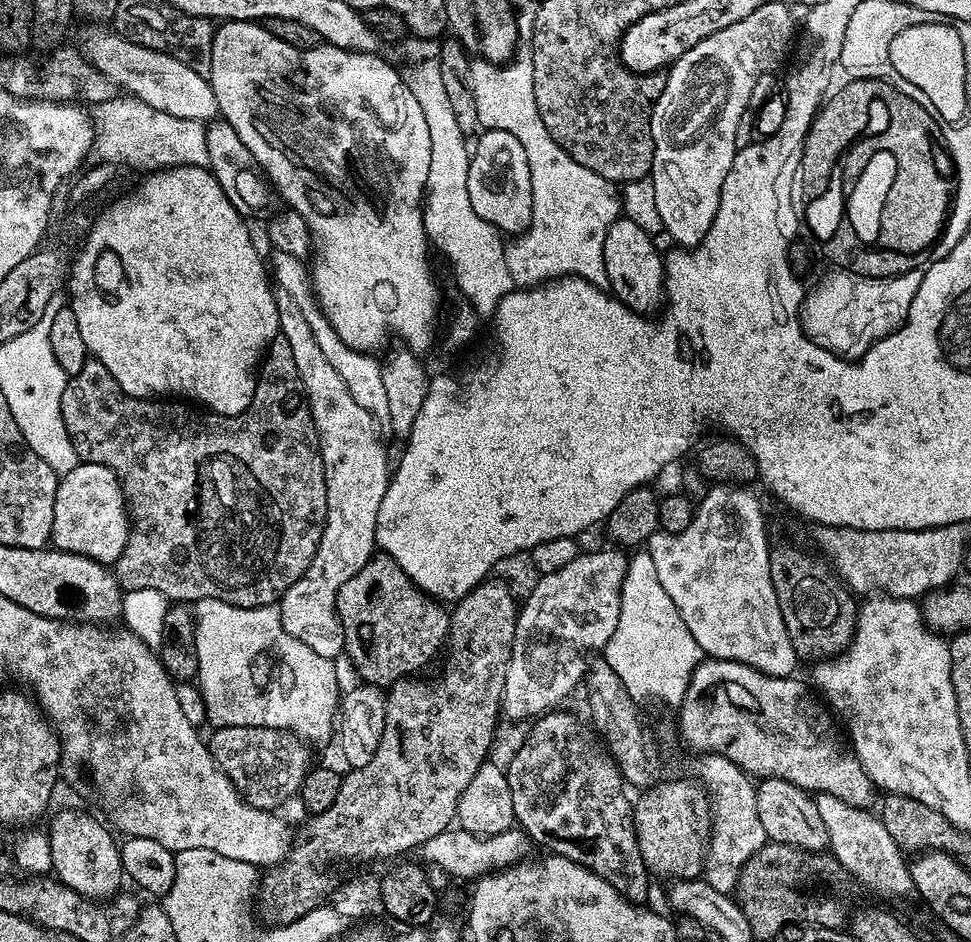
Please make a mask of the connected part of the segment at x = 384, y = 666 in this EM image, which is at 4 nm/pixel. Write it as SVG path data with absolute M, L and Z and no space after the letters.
M373 554L366 566L362 566L362 570L358 570L358 574L354 574L354 578L350 578L342 590L338 590L336 613L344 628L344 652L352 659L357 674L361 676L360 680L383 690L397 680L419 673L416 671L426 667L436 655L439 657L448 643L449 609L433 597L425 596L420 587L404 573L402 566L398 566L394 558L383 554Z

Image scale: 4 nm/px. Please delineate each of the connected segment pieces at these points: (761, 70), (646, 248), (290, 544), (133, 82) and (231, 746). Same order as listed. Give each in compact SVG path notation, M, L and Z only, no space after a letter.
M776 2L758 6L758 10L742 18L742 22L734 22L734 26L710 34L710 38L698 42L698 46L683 52L667 69L664 89L652 108L650 130L654 154L650 179L654 182L654 202L658 206L658 215L662 217L662 229L676 243L673 245L681 249L691 250L697 244L703 244L714 222L714 214L718 214L722 182L726 182L726 174L730 174L737 153L734 136L738 122L748 108L754 82L762 74L775 73L792 44L793 9L789 8Z
M621 215L606 230L606 246L604 247L604 265L608 275L607 287L611 295L624 303L625 308L630 308L634 312L641 314L652 314L656 307L659 309L664 296L664 256L656 249L653 233L642 230L642 226L637 226L635 222L630 222L630 218Z
M278 334L268 345L268 351L262 360L262 375L256 382L254 398L248 409L237 416L218 416L214 412L201 410L172 398L131 396L121 390L114 374L110 374L110 370L106 370L100 360L89 358L85 360L82 370L78 370L78 374L68 377L66 390L62 390L62 422L70 434L77 457L89 464L106 466L120 480L120 489L124 492L130 513L130 527L126 546L115 562L114 575L124 592L149 588L158 590L172 602L195 602L202 598L214 598L232 604L235 608L261 608L279 602L284 597L284 592L290 590L290 586L294 586L294 582L298 582L302 574L306 574L310 562L314 562L318 542L322 542L322 530L328 509L326 474L320 453L320 436L316 433L314 418L310 414L298 366L294 366L294 353L284 336Z
M84 26L80 32L78 51L106 78L116 83L117 89L129 96L136 96L142 102L154 106L154 110L162 110L174 118L190 118L211 122L217 119L216 95L208 77L190 70L186 62L178 62L178 58L170 58L170 54L162 54L158 50L150 50L146 46L138 46L121 36L115 30L104 26Z
M270 727L217 728L211 733L210 747L218 766L230 778L251 808L267 812L279 811L291 797L299 793L311 768L311 747L292 732Z

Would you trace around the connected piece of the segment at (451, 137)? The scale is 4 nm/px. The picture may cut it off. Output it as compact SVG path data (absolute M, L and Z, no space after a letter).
M408 38L403 41L402 49L412 60L424 60L410 75L412 93L418 98L422 112L426 114L426 124L430 126L430 174L428 187L424 189L422 207L424 209L424 233L429 241L448 259L452 272L456 275L456 284L460 287L463 299L471 304L477 317L495 317L498 302L506 298L508 292L513 291L514 285L510 278L510 269L506 267L505 237L491 224L478 214L474 214L474 206L470 206L470 190L468 189L468 162L470 159L470 144L462 130L458 128L458 121L454 116L454 109L450 98L447 97L446 86L436 59L440 55L440 44L432 38Z

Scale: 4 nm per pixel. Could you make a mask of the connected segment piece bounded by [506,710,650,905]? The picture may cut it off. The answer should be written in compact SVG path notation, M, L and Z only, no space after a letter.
M553 710L539 717L529 727L518 754L508 763L506 775L516 824L529 840L537 845L549 844L557 856L583 861L631 904L643 905L650 873L638 850L632 821L634 804L624 793L624 778L597 733L578 717L562 711Z

